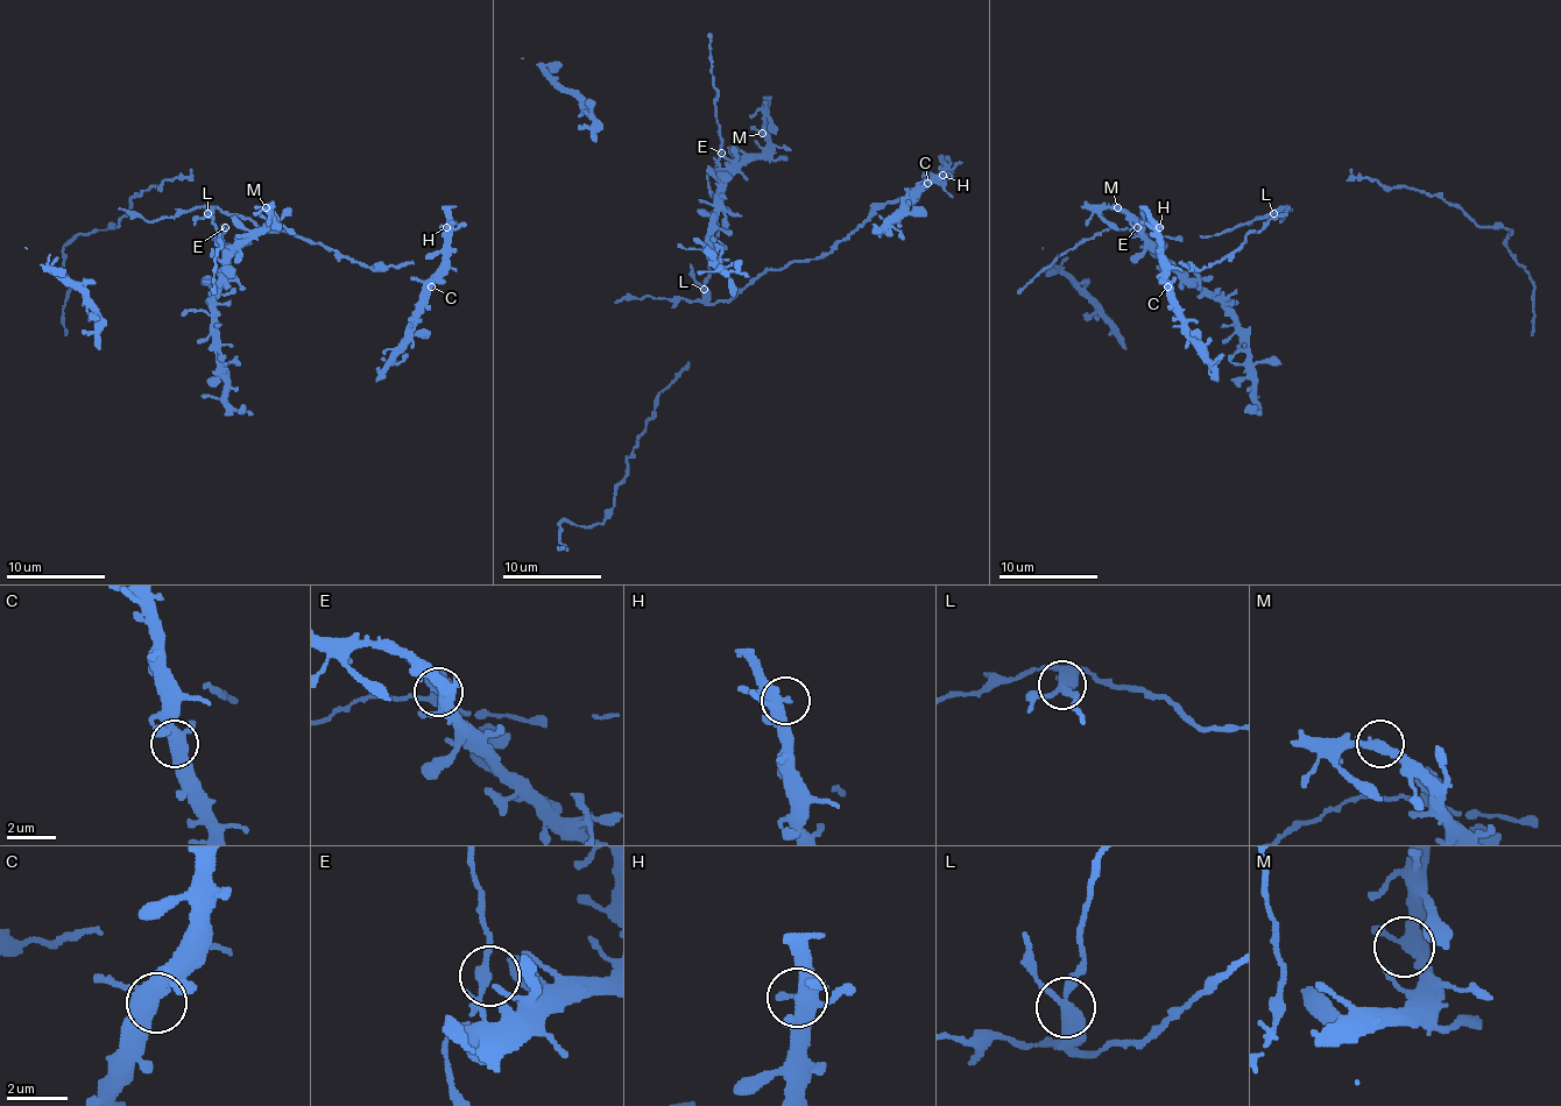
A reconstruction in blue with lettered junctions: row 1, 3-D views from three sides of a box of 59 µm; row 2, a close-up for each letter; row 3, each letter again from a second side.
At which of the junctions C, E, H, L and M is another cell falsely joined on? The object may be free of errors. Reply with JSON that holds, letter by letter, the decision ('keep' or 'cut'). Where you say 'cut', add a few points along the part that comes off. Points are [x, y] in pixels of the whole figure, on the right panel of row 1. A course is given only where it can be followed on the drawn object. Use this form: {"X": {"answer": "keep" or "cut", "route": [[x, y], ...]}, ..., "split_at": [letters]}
{"C": {"answer": "keep"}, "E": {"answer": "keep"}, "H": {"answer": "keep"}, "L": {"answer": "cut", "route": [[1273, 214], [1288, 207], [1284, 214], [1247, 236], [1240, 247], [1199, 269], [1179, 264]]}, "M": {"answer": "keep"}, "split_at": ["L"]}

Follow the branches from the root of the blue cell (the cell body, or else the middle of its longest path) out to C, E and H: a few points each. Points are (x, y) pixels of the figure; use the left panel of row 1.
C: (205, 210), (218, 207), (248, 217), (266, 232), (319, 241), (374, 269), (411, 264), (411, 276), (431, 286)
E: (205, 210), (223, 234), (211, 236), (220, 234), (225, 227)
H: (205, 210), (319, 241), (374, 269), (411, 264), (422, 281), (442, 264), (446, 227)

